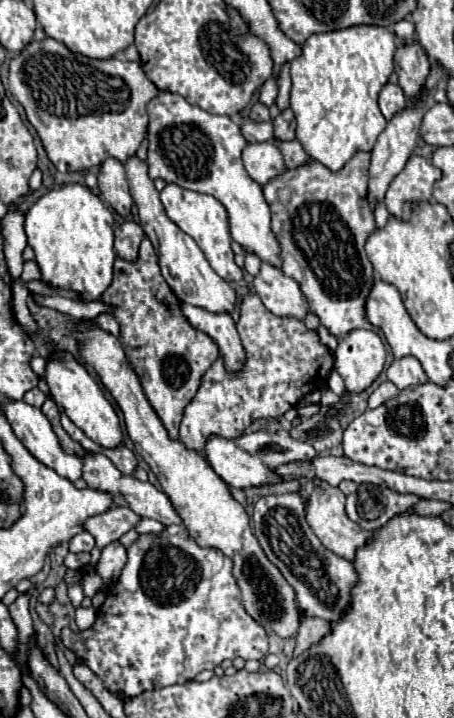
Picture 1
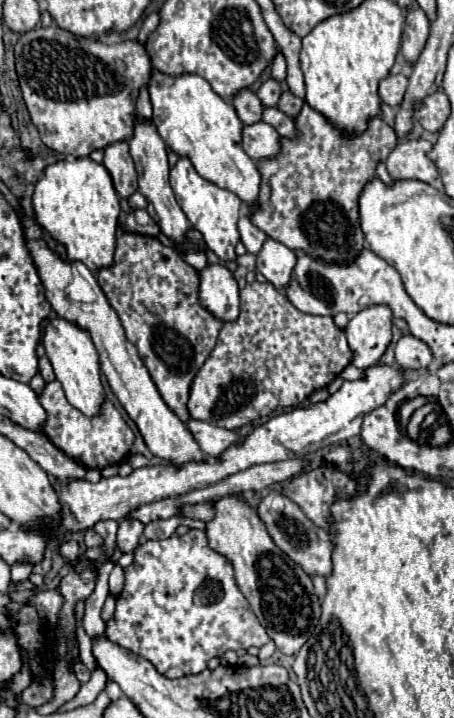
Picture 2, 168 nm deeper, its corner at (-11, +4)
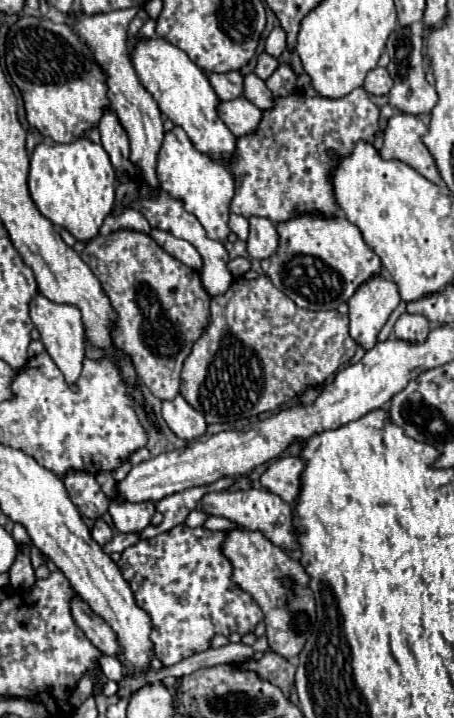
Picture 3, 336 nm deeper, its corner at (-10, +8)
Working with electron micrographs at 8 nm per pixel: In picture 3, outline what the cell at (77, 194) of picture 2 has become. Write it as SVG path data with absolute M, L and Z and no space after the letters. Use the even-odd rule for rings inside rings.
M79 138L71 144L39 144L31 156L29 170L29 192L39 212L51 220L55 226L71 232L79 242L89 242L99 236L99 228L105 216L111 214L115 206L115 170L109 162L107 152L101 144L93 144L87 138Z

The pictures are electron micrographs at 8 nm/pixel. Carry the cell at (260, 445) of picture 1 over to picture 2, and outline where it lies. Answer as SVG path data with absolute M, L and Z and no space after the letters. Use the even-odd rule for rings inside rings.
M190 418L186 422L186 428L190 430L190 434L194 436L200 450L206 456L208 454L220 454L220 450L224 450L224 446L228 446L228 442L236 442L236 438L238 438L232 430L218 428L218 426L212 426L208 422L194 420L194 418Z

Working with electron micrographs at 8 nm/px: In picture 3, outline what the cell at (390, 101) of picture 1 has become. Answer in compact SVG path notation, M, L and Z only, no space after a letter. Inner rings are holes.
M375 68L367 74L363 88L373 96L385 96L391 90L391 76L385 68Z

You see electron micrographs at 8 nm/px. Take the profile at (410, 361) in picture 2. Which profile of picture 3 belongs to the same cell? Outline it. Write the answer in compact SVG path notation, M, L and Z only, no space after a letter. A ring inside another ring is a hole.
M401 314L395 322L395 336L405 342L425 342L429 334L429 322L417 314Z

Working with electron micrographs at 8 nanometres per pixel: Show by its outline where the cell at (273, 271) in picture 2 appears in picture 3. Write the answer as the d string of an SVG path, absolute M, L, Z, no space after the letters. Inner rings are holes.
M249 218L249 240L247 240L247 252L255 260L271 258L275 250L279 248L279 232L275 230L275 224L265 218Z

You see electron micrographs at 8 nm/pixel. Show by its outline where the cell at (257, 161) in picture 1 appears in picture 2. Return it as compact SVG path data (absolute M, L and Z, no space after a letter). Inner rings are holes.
M266 122L246 124L242 128L242 148L252 160L268 158L280 150L280 134Z

